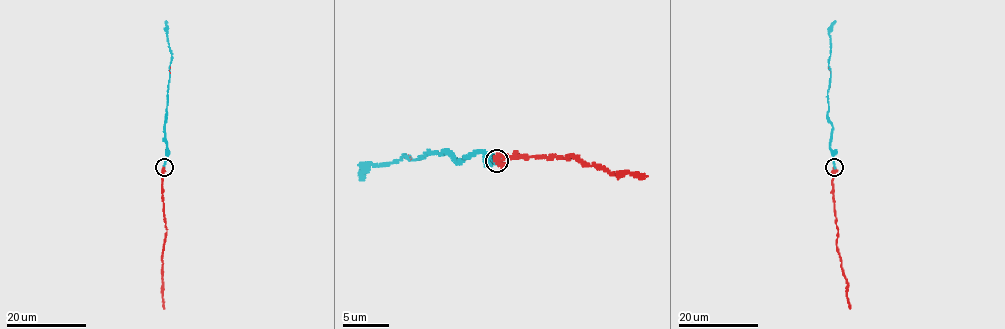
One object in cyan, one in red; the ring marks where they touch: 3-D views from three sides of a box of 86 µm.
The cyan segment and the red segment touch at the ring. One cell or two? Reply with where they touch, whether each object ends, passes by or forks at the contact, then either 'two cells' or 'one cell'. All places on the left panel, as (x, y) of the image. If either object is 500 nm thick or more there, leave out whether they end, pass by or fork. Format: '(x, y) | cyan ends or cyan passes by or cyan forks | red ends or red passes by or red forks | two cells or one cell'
(164, 167) | cyan ends | red passes by | one cell

